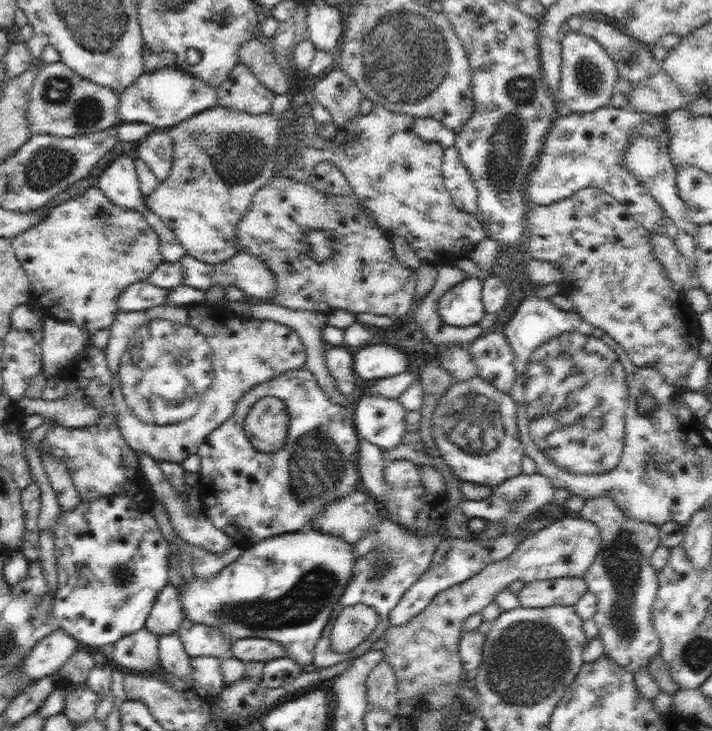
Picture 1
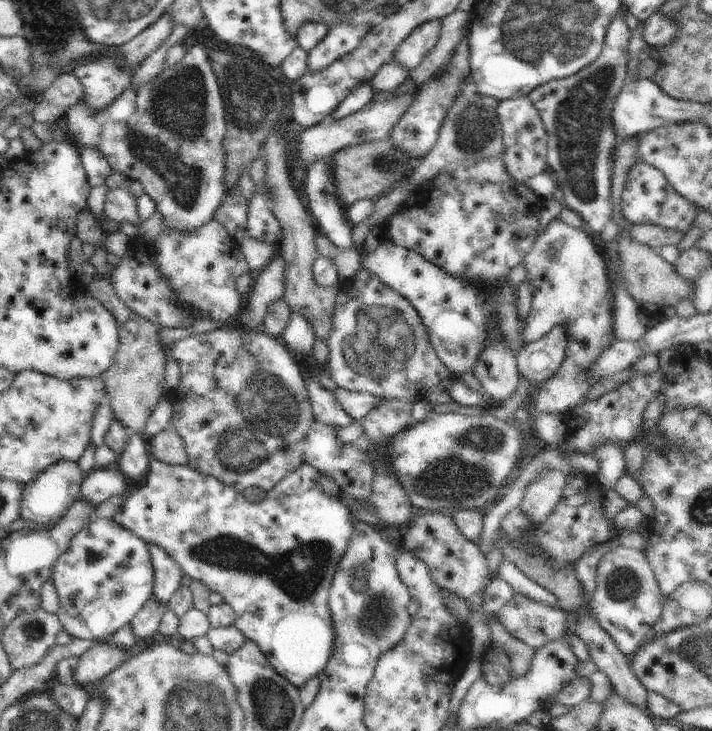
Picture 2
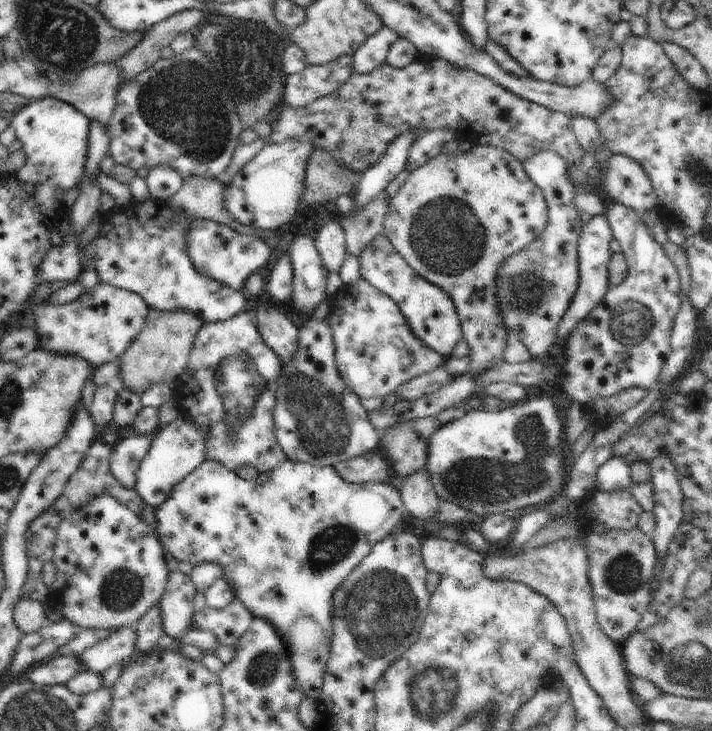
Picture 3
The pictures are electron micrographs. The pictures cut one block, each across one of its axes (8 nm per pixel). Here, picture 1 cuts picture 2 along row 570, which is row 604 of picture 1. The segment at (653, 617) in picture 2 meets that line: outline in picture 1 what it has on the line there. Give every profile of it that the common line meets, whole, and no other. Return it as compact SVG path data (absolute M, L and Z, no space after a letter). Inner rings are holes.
M610 495L596 496L584 502L580 518L594 523L602 540L596 559L582 577L597 598L593 620L604 652L628 672L648 668L651 660L661 652L661 640L652 626L652 605L659 584L658 571L654 570L651 558L661 545L659 527L630 519Z

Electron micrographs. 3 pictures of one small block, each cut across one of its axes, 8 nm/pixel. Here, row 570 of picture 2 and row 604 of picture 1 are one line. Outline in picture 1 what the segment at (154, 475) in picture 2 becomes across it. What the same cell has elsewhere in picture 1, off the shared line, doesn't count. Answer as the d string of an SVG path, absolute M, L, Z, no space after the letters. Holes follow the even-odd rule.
M310 530L310 532L288 532L288 534L282 534L266 538L253 546L246 547L241 552L238 559L234 560L227 566L225 566L214 578L195 578L190 583L184 583L183 587L179 590L179 597L181 600L182 610L184 616L196 624L204 624L208 628L218 628L227 637L233 640L240 640L241 638L268 638L275 640L286 649L286 657L293 660L299 668L302 670L308 670L313 664L313 654L315 646L317 645L318 639L322 636L322 631L325 630L326 624L332 616L332 612L340 600L340 597L344 594L347 584L350 582L353 568L354 568L354 546L342 539L338 539L332 535L326 535L319 530Z

